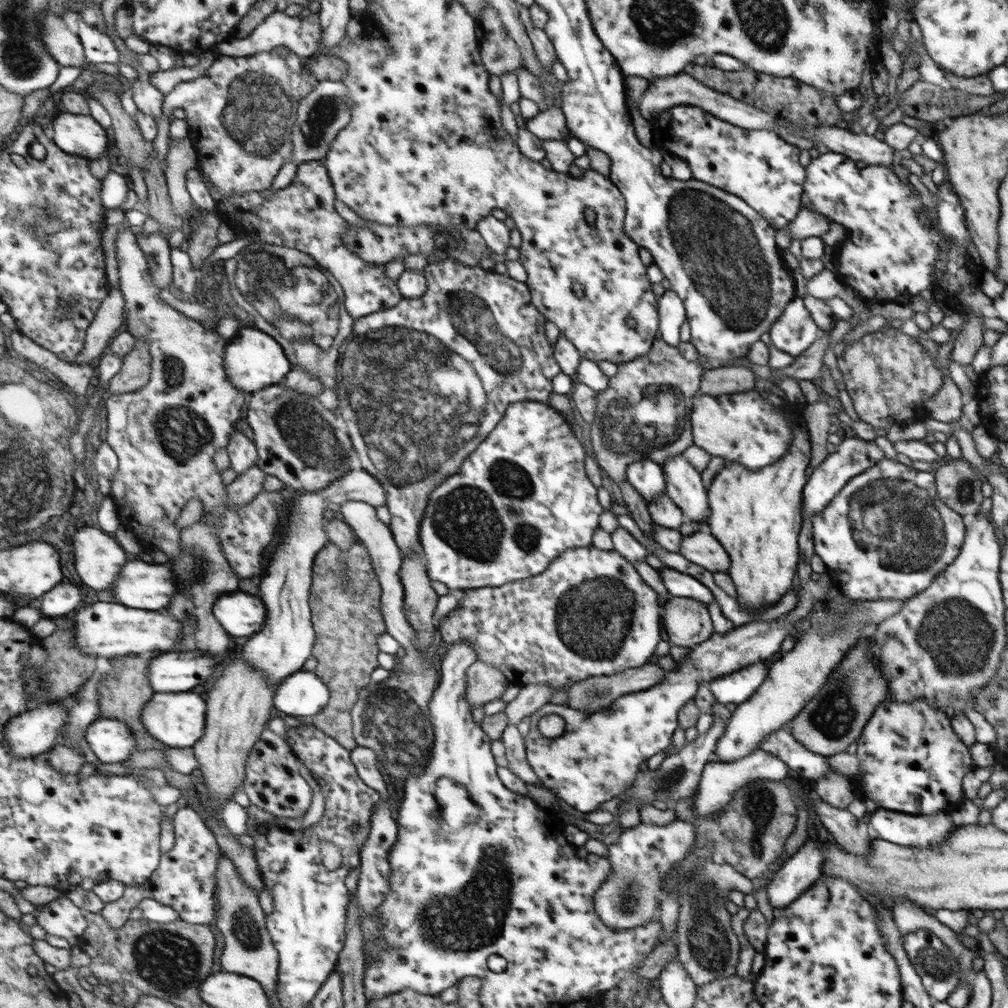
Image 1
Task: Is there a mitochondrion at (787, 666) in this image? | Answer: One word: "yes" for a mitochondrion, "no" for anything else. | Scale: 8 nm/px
no

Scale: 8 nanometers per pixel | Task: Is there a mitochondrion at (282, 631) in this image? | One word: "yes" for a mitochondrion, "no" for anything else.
no

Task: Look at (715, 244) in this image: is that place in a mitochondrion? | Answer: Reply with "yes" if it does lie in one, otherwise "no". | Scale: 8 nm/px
yes

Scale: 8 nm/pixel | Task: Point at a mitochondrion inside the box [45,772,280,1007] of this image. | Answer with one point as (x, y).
(167, 961)

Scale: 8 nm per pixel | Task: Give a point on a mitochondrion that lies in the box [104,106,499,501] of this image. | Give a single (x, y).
(291, 294)

